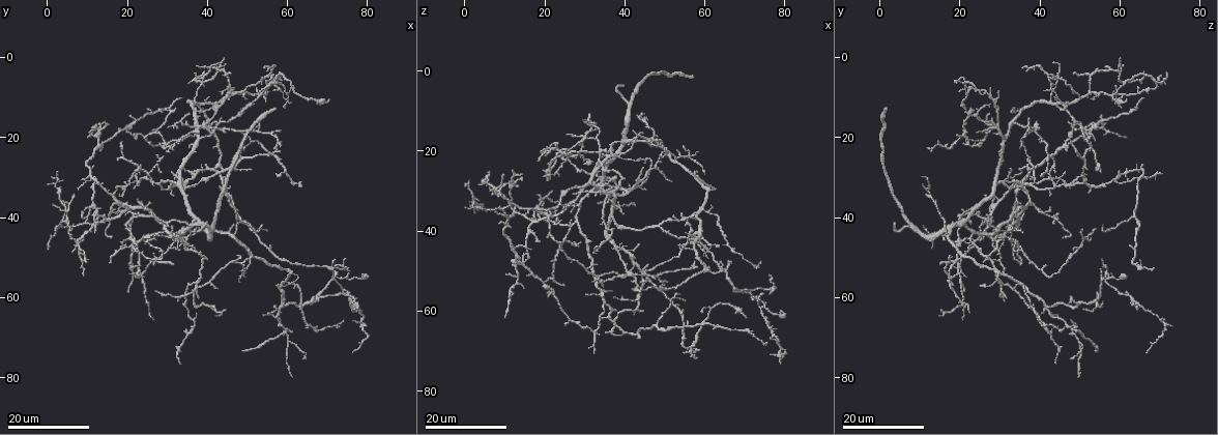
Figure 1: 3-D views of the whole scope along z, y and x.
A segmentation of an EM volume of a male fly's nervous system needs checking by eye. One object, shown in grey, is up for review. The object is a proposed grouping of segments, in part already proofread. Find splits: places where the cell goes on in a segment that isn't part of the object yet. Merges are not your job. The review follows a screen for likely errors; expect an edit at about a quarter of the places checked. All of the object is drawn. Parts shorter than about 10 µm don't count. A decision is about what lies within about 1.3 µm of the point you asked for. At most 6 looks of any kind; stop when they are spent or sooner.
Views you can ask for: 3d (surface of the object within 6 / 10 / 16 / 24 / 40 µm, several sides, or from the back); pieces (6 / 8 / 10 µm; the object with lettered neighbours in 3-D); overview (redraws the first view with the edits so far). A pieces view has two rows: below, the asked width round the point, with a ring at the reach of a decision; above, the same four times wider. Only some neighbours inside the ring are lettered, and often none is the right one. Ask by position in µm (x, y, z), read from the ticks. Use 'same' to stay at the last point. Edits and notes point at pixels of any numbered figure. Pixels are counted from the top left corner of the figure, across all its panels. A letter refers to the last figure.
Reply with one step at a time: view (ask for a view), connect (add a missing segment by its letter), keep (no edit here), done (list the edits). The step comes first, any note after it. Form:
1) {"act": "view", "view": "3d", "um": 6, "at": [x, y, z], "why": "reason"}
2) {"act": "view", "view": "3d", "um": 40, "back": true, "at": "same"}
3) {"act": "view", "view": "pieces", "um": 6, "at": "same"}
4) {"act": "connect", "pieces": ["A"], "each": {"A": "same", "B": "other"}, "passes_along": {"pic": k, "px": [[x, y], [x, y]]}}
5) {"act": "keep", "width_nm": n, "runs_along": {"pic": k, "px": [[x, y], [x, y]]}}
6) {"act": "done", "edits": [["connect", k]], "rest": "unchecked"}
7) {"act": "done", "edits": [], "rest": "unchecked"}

{"act": "view", "view": "3d", "um": 16, "at": [57.0, 12.5, 2.0], "why": "long arm stops here"}

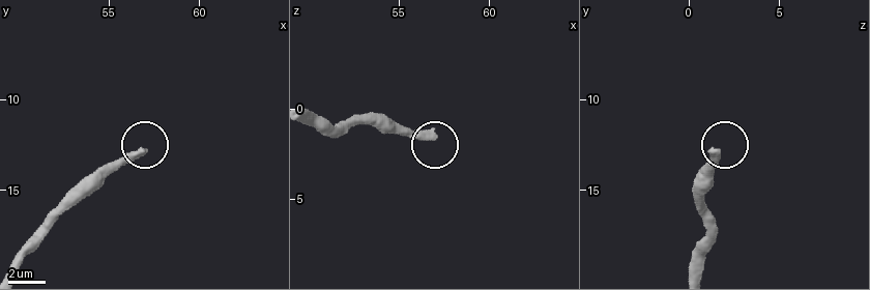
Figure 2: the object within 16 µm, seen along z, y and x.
{"act": "view", "view": "pieces", "um": 8, "at": [56.9, 12.8, 1.4], "why": "see the neighbours"}

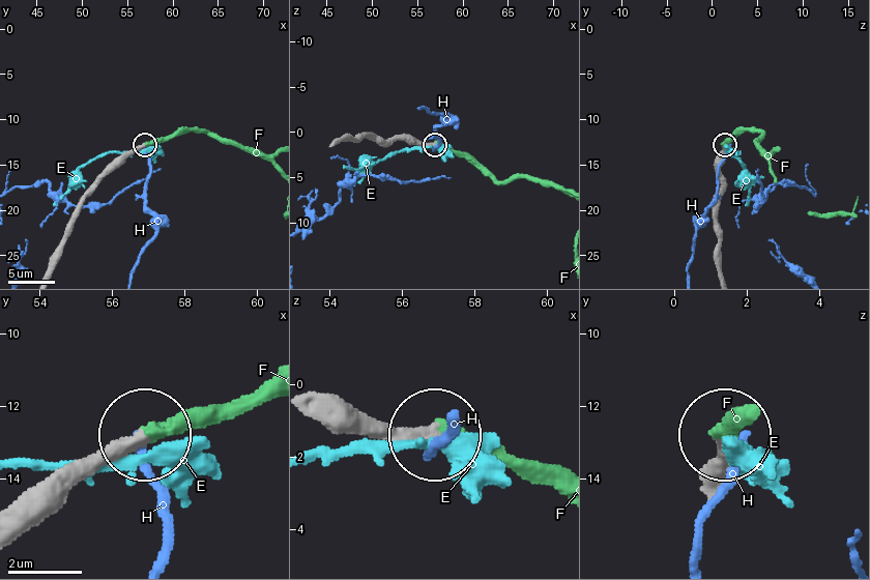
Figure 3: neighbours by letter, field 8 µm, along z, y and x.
{"act": "connect", "pieces": ["F"], "each": {"E": "other", "F": "same", "H": "other"}, "passes_along": {"pic": 3, "px": [[48, 511], [144, 433], [267, 393]]}, "found": "it goes on there"}

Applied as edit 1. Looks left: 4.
{"act": "view", "view": "3d", "um": 16, "at": [40.0, 42.0, 3.5]}

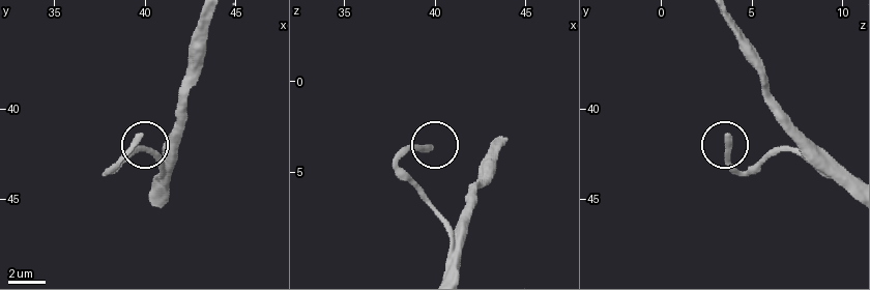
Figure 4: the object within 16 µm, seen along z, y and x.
{"act": "view", "view": "pieces", "um": 6, "at": [39.7, 41.5, 3.6]}

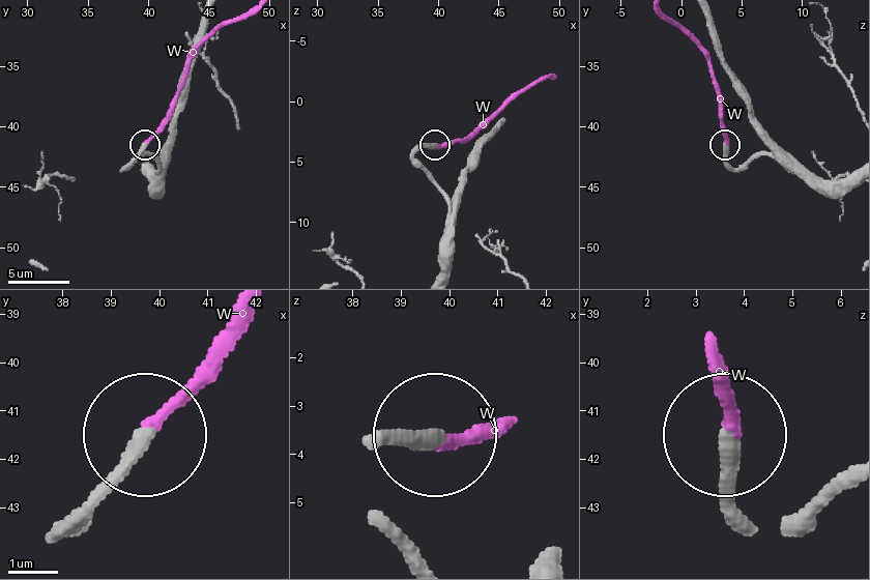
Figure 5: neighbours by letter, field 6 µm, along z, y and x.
{"act": "connect", "pieces": ["W"], "each": {"W": "same"}, "found": "the cell continues"}

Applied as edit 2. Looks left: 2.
{"act": "done", "edits": [["connect", 3], ["connect", 5]], "rest": "unchecked"}

